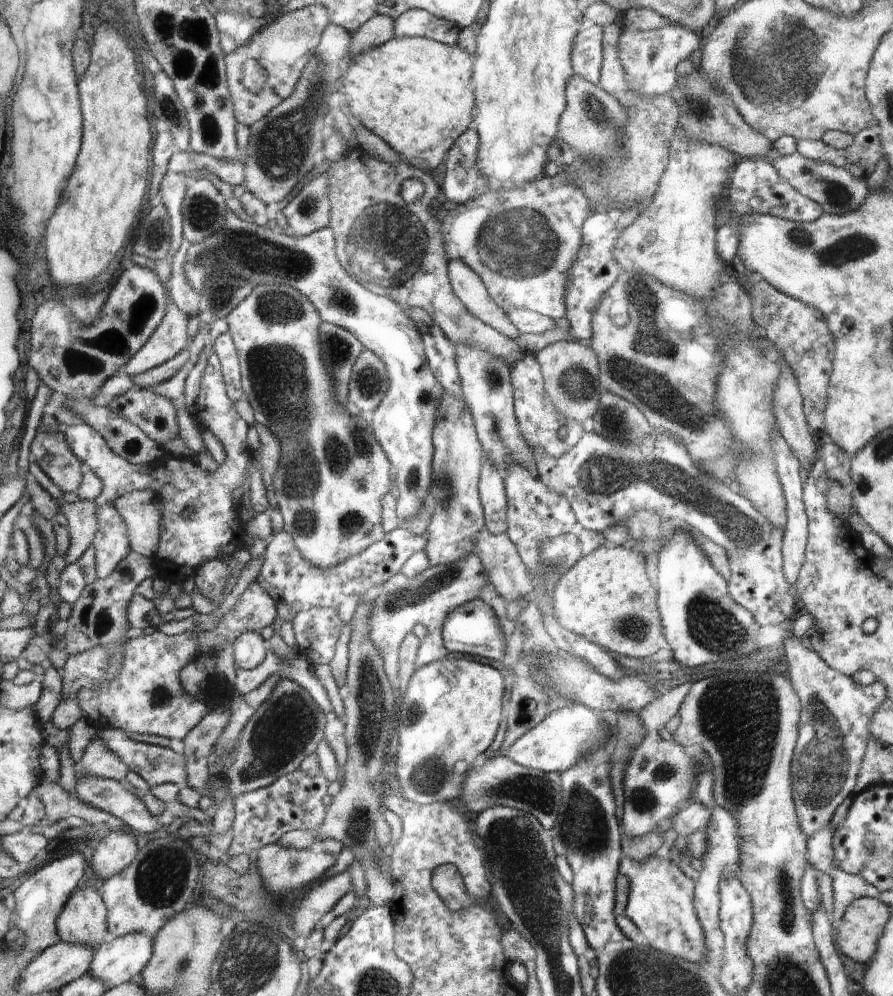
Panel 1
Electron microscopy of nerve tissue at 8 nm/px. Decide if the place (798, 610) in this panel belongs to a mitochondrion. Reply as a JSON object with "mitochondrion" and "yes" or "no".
{"mitochondrion":"no"}

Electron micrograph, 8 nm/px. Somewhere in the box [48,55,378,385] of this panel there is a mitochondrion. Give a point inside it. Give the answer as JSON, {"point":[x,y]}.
{"point":[261,255]}

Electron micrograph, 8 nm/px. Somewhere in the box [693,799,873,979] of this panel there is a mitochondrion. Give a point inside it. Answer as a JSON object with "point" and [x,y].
{"point":[788,918]}

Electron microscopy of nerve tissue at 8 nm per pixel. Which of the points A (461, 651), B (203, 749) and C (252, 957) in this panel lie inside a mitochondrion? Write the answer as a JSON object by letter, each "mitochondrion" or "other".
{"A":"other","B":"other","C":"mitochondrion"}

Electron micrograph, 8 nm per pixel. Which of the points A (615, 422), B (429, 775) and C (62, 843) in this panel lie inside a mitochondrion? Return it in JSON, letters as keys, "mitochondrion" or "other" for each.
{"A":"mitochondrion","B":"mitochondrion","C":"other"}

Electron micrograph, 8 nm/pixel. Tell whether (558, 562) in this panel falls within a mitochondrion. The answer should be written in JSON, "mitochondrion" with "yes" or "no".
{"mitochondrion":"yes"}

